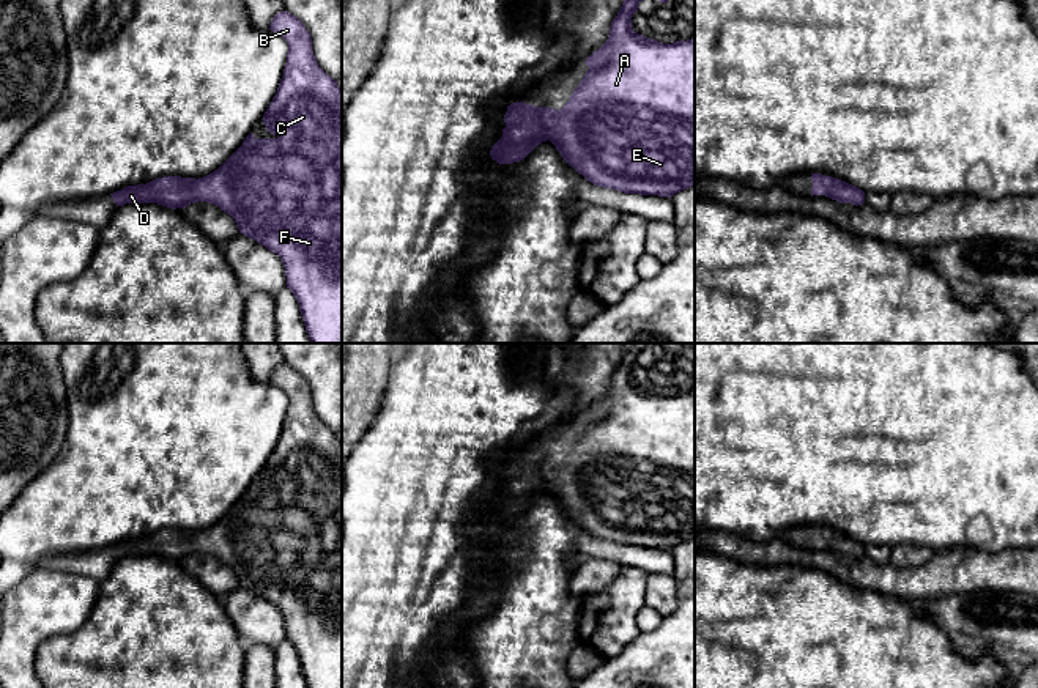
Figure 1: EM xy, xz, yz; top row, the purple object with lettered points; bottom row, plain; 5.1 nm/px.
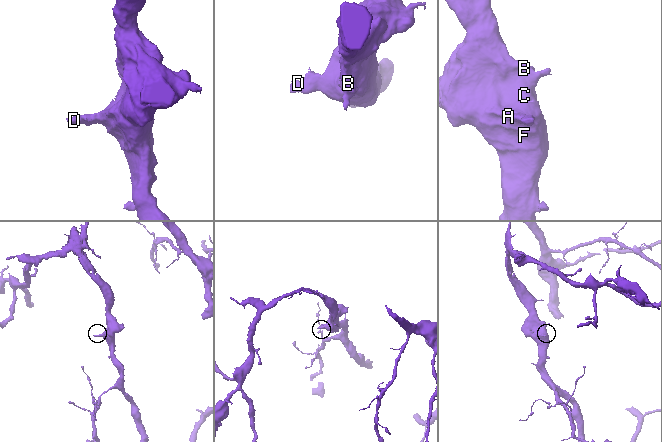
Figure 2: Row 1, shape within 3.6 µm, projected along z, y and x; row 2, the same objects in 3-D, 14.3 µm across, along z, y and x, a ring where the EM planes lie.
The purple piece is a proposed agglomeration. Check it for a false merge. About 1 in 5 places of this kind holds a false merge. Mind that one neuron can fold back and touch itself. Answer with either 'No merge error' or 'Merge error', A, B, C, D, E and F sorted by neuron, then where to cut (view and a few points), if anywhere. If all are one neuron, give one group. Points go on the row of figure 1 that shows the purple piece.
No merge error. Groups: A B C D E F. No split

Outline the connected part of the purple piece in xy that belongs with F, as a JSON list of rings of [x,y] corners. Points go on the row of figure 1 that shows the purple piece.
[[[287,11],[276,14],[269,24],[269,30],[282,36],[288,44],[287,63],[280,85],[276,96],[269,102],[263,123],[266,131],[271,132],[272,139],[255,139],[250,132],[243,145],[213,173],[203,178],[181,178],[181,176],[164,176],[156,178],[146,184],[128,186],[117,190],[112,195],[117,206],[126,203],[158,203],[172,209],[186,208],[195,202],[208,202],[219,206],[224,213],[230,214],[241,235],[257,241],[268,250],[277,253],[285,266],[287,288],[291,290],[293,296],[298,299],[299,312],[304,320],[306,332],[309,334],[310,343],[342,343],[342,90],[337,82],[329,77],[317,63],[312,50],[312,38],[306,30],[304,24]]]

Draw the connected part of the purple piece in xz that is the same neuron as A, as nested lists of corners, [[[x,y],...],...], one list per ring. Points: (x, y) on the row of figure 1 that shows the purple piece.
[[[624,0],[617,16],[611,22],[606,43],[586,58],[586,65],[589,66],[589,69],[586,71],[583,80],[573,90],[570,99],[561,110],[550,107],[537,107],[526,102],[513,102],[507,105],[507,112],[504,115],[506,128],[502,129],[502,137],[490,150],[490,156],[493,161],[496,161],[499,165],[520,162],[537,145],[550,140],[559,151],[561,157],[580,175],[583,175],[584,179],[591,181],[595,186],[614,189],[624,194],[658,195],[671,198],[674,194],[688,189],[695,184],[695,38],[663,44],[633,31],[632,17],[638,11],[638,5],[641,2],[643,0]]]

